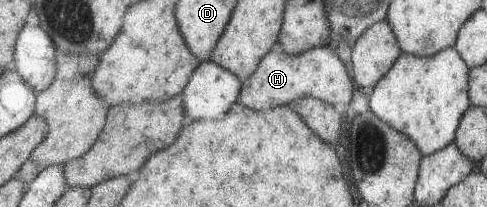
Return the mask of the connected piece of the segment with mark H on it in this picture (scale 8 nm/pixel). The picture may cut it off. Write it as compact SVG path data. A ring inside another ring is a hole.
M330 45L293 55L275 47L262 56L256 70L241 81L238 102L248 108L274 108L300 97L312 97L334 106L349 104L355 88L344 64Z

